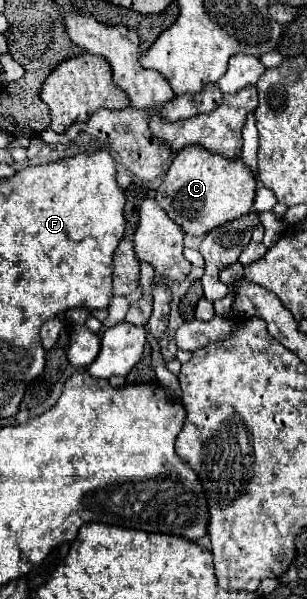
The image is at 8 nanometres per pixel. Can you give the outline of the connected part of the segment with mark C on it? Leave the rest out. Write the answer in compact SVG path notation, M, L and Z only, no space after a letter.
M199 144L179 150L173 158L163 184L157 188L155 200L175 220L183 232L203 236L215 226L247 216L253 208L257 178L243 158L225 158Z

